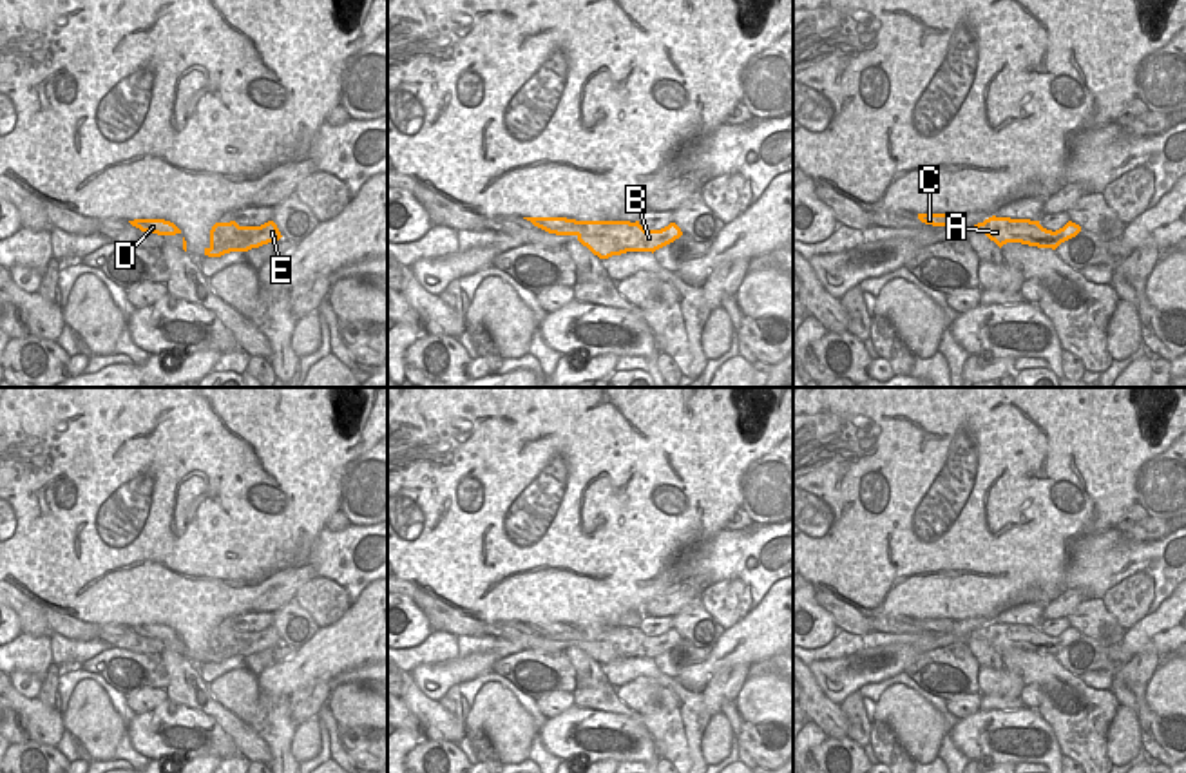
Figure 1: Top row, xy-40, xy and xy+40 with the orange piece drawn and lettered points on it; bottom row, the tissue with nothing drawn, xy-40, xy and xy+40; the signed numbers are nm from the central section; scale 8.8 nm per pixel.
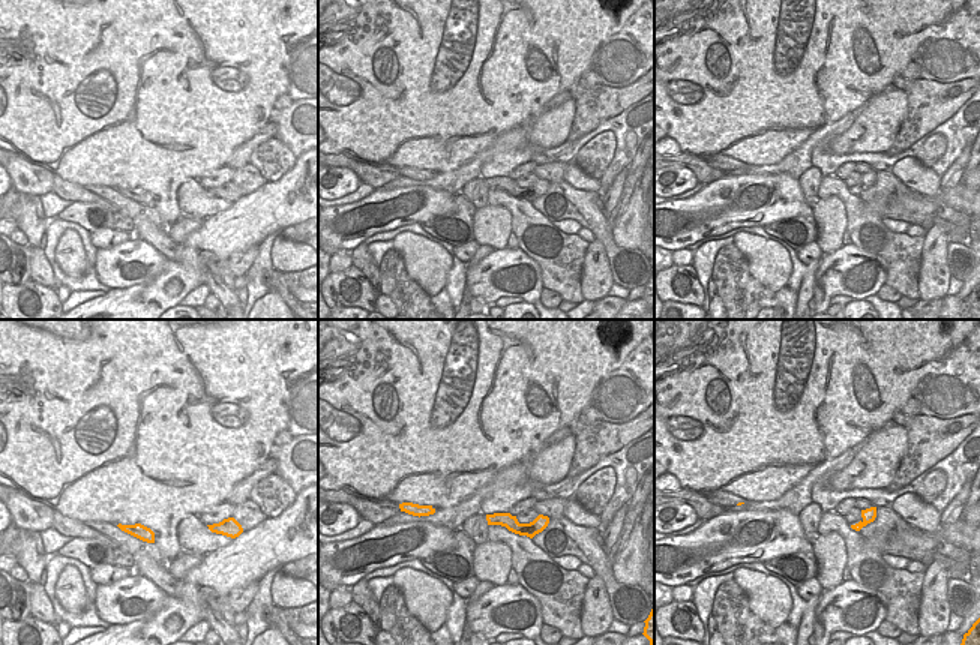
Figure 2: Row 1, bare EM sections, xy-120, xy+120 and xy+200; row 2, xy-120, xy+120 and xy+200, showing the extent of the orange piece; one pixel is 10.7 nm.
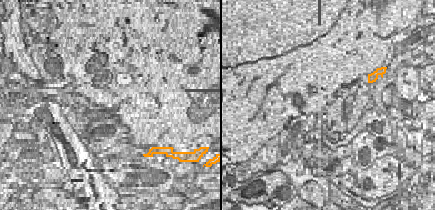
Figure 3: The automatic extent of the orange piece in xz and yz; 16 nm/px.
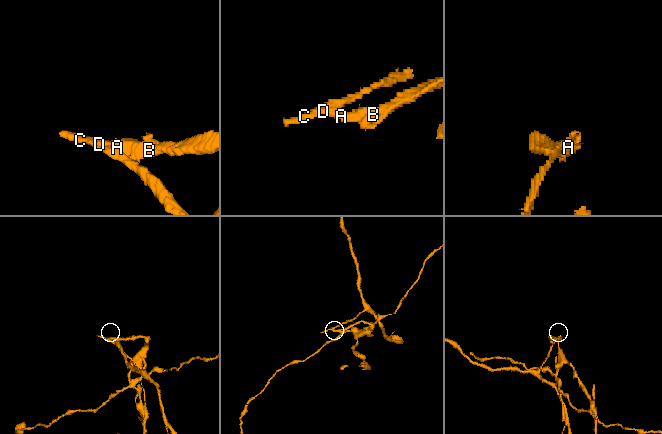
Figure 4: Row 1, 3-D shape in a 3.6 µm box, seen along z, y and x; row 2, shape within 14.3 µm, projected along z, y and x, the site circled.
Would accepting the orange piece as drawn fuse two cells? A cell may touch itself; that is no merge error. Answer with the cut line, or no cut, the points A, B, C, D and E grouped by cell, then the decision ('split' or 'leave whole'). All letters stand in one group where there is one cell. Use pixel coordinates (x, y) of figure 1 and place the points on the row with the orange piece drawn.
xy (582, 221), (578, 236) | A B E / C D | split

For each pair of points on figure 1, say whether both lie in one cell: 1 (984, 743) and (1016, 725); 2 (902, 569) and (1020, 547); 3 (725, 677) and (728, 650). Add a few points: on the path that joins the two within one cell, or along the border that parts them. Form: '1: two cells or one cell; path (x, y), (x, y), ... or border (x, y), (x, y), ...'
1: one cell; path (991, 735), (1007, 726)
2: one cell; path (931, 547), (991, 547)
3: two cells; border (748, 663), (721, 667), (701, 692)

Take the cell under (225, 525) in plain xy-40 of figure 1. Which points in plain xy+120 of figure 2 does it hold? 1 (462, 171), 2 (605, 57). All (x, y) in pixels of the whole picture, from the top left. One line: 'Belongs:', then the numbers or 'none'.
Belongs: none

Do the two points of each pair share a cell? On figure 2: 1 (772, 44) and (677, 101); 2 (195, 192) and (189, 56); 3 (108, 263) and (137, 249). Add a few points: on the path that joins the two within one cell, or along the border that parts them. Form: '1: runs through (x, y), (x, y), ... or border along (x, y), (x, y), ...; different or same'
1: runs through (748, 65), (718, 95), (701, 95); same
2: border along (197, 179), (188, 179), (179, 188), (179, 212); different
3: runs through (116, 260), (119, 257), (129, 257); same

